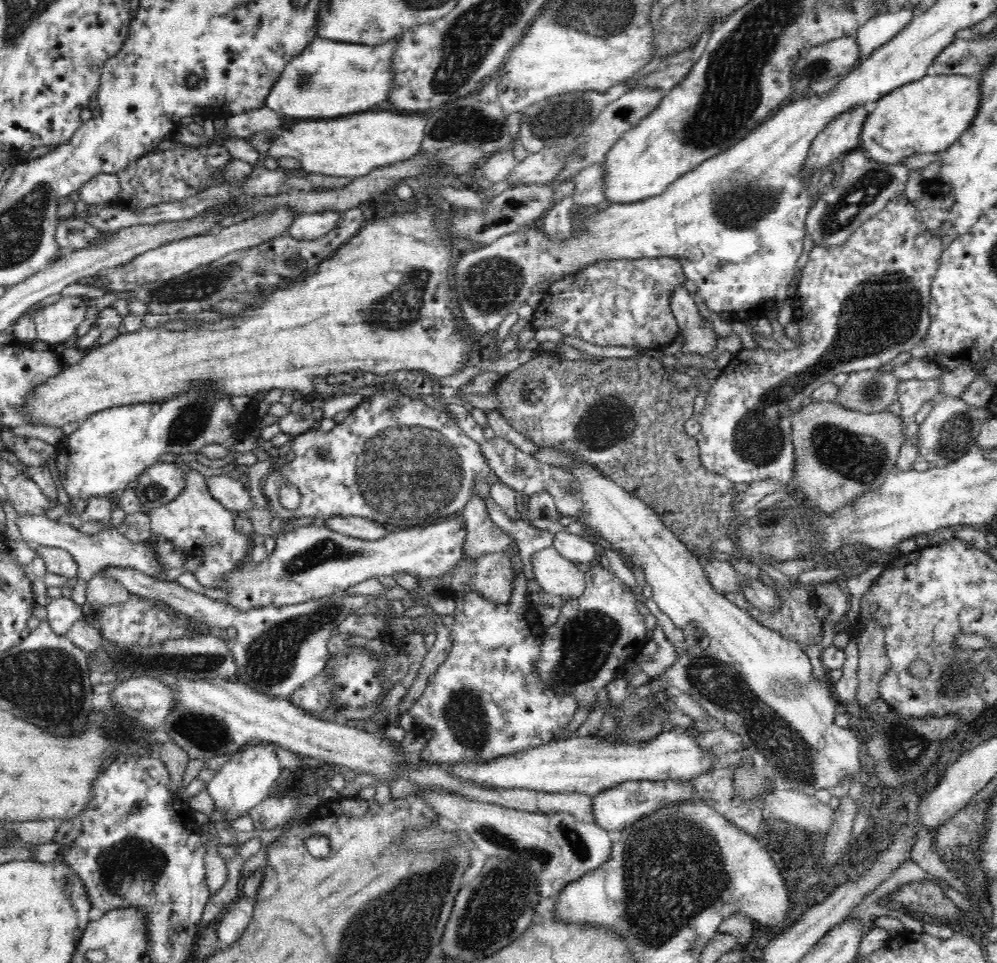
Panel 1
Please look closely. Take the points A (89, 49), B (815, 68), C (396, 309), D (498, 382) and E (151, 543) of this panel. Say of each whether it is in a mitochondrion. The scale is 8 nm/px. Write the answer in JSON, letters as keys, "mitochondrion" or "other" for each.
{"A":"other","B":"mitochondrion","C":"mitochondrion","D":"other","E":"other"}

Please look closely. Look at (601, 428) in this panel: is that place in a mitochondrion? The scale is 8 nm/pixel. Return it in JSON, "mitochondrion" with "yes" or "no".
{"mitochondrion":"yes"}

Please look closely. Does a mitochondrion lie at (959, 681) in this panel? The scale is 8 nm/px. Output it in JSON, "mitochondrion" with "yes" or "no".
{"mitochondrion":"yes"}

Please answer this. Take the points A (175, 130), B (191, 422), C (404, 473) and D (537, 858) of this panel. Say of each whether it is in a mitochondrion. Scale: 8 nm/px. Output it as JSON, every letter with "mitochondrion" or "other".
{"A":"other","B":"mitochondrion","C":"mitochondrion","D":"mitochondrion"}

